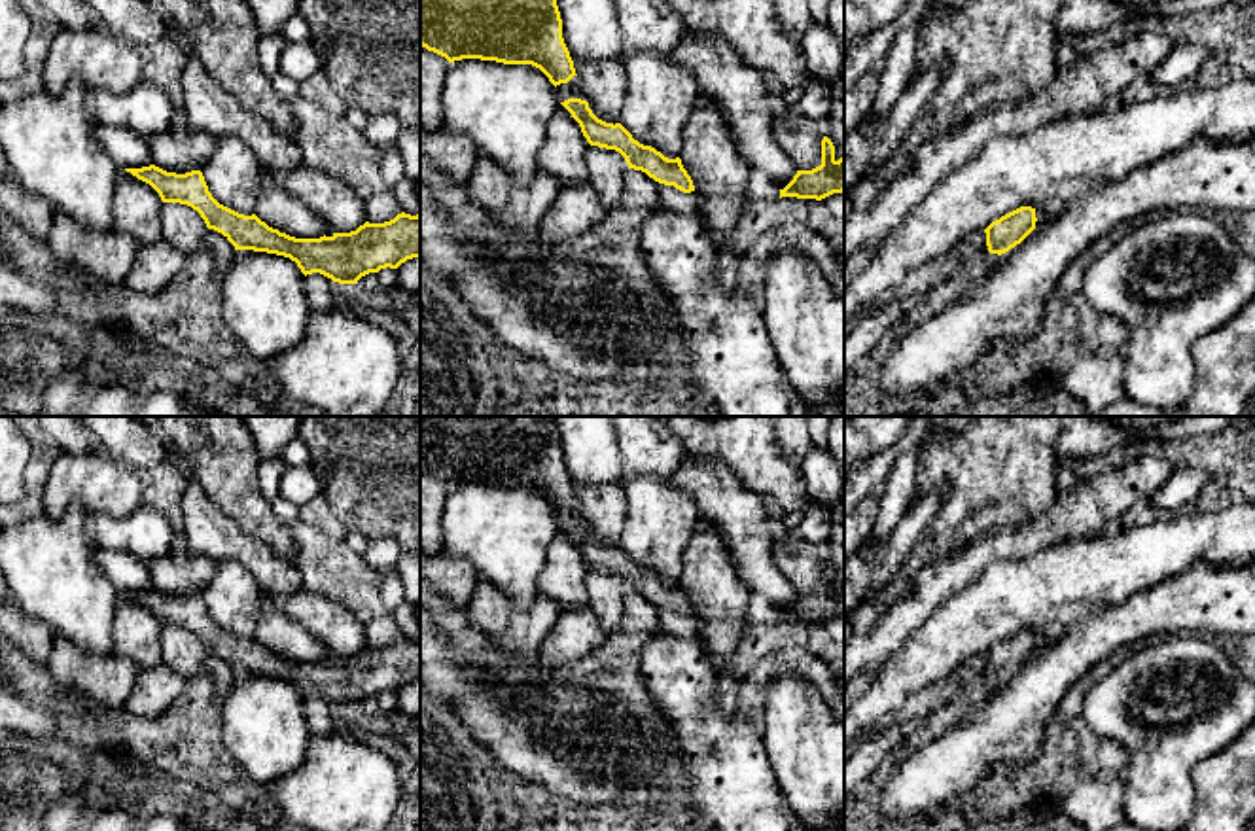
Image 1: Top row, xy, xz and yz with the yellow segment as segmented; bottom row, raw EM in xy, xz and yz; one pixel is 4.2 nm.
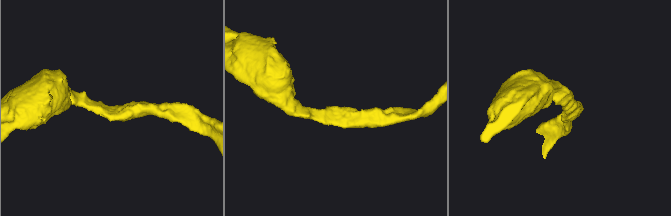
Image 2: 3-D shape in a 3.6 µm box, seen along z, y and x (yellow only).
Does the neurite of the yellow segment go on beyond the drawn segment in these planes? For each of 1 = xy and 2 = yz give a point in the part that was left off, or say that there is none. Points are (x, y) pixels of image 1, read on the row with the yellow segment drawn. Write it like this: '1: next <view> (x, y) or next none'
1: next none
2: next none

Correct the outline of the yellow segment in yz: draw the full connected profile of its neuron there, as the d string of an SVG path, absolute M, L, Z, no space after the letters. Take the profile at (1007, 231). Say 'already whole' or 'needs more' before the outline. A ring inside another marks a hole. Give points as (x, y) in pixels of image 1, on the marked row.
already whole; M1020 206L992 221L984 229L988 252L998 256L1009 252L1035 229L1035 221L1035 208L1032 206Z

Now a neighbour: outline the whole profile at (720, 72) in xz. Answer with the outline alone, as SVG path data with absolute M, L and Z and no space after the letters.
M685 32L670 57L695 78L698 95L721 108L750 170L765 174L778 189L784 189L799 168L774 138L772 97L761 74L717 36Z

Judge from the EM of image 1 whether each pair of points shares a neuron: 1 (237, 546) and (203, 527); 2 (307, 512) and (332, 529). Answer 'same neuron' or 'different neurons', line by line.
1: same neuron
2: same neuron

